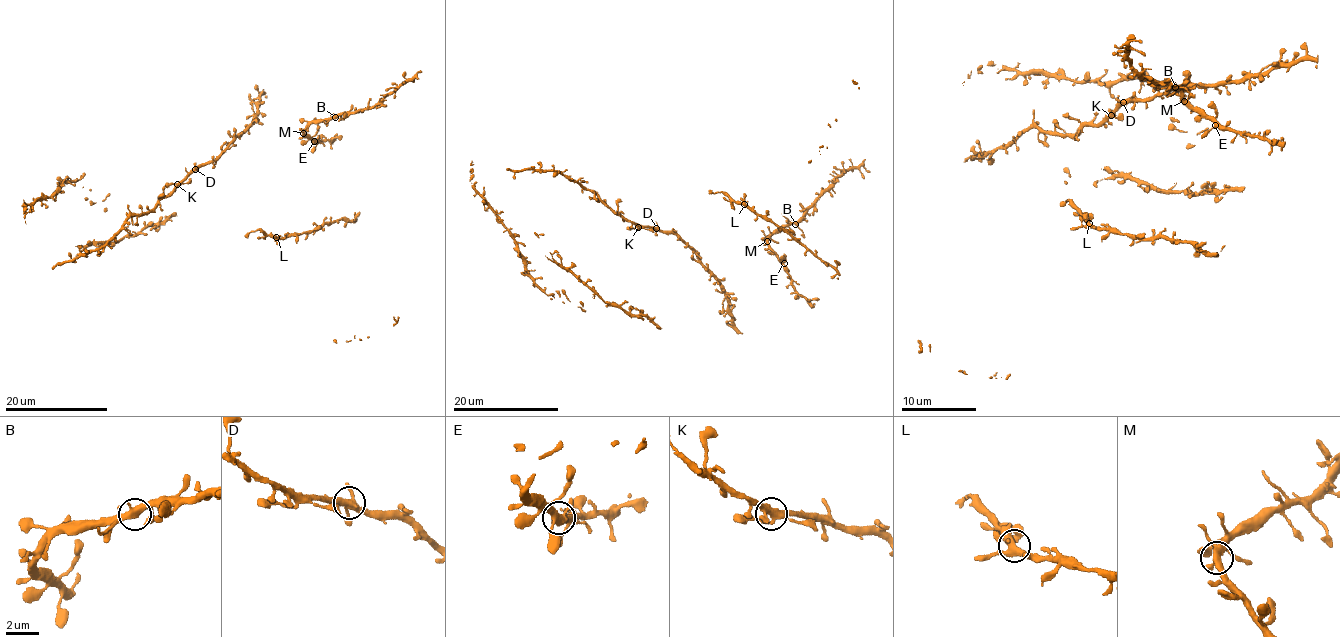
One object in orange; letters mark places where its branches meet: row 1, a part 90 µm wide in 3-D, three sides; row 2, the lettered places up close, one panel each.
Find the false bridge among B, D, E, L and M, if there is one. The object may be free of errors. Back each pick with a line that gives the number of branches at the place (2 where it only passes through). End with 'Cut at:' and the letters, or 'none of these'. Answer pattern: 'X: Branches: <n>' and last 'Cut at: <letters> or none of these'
Cut at: none of these

